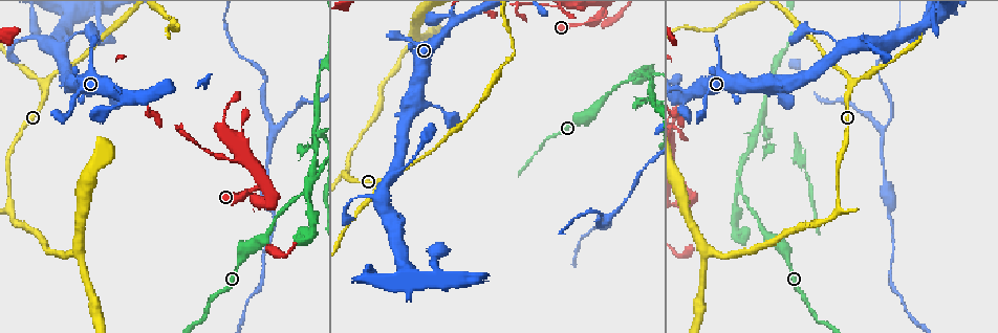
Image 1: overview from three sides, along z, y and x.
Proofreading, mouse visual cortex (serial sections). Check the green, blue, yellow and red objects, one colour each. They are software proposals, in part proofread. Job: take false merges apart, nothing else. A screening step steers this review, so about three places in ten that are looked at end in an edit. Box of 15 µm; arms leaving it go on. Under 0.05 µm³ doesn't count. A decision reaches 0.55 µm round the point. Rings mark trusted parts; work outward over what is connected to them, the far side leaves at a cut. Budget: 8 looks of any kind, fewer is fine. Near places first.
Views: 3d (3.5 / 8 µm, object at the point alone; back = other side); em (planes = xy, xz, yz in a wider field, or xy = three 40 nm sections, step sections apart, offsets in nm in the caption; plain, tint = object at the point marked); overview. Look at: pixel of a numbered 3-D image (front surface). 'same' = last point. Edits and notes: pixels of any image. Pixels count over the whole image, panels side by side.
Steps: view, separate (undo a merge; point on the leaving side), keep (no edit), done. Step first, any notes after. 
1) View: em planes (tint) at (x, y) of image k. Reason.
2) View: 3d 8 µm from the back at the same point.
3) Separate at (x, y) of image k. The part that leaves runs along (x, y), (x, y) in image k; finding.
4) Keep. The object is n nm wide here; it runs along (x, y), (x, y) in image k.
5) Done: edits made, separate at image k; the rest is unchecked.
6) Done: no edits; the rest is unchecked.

View: 3d 3.5 µm at (642, 76) of image 1. Abrupt turn.

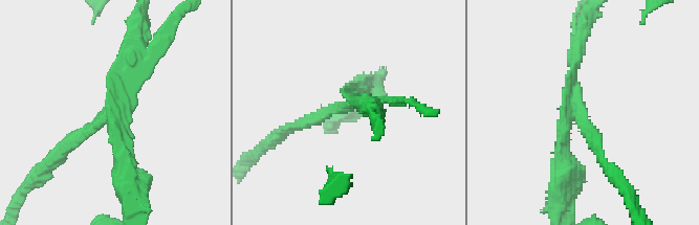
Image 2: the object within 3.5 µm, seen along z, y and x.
View: em xy step 1 (tint) at (118, 106) of image 2. 4 arms meet here; the arms are 150, 150, 200, 200 nm wide.

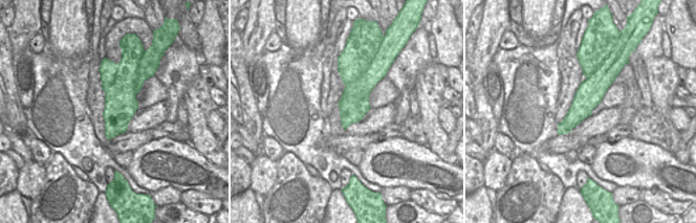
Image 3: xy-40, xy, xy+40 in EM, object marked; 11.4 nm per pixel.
Separate at (116, 149) of image 2. The object is 340 nm wide here; the part that leaves runs along (124, 80), (136, 22) in image 2; two cells meet here.

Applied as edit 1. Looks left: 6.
View: 3d 3.5 µm at (690, 191) of image 1. Sharp bend.

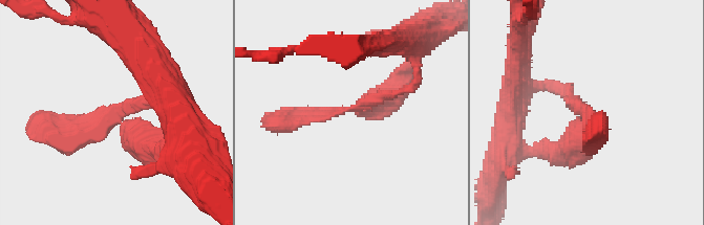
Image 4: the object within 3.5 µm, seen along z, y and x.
View: em planes (plain) at (349, 107) of image 4.

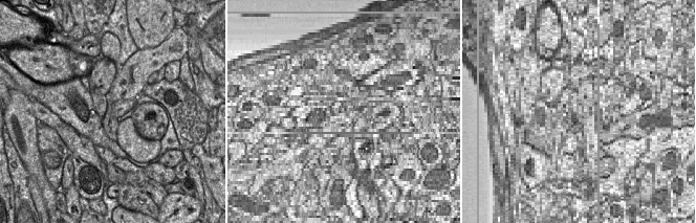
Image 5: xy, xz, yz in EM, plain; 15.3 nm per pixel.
View: em planes (tint) at the same point.

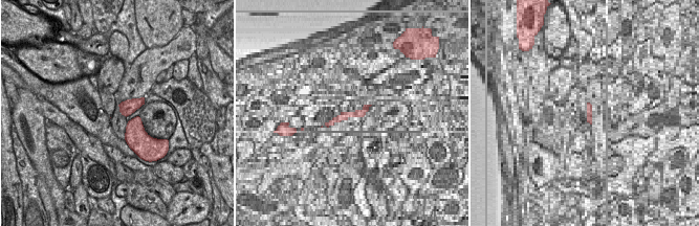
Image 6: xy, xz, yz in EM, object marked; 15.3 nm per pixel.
Keep. It runs along (55, 137), (177, 89) in image 4; one cell here.

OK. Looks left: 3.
View: 3d 8 µm at (46, 86) of image 1. Three-way junction.

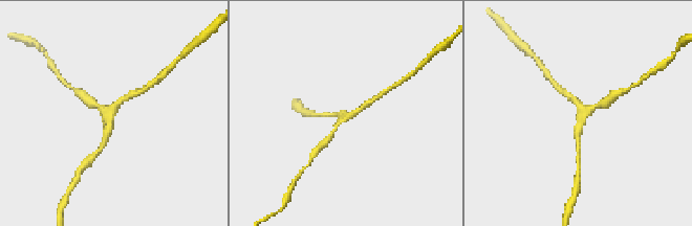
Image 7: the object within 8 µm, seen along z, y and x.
View: 3d 3.5 µm at (580, 121) of image 7. Closer look.

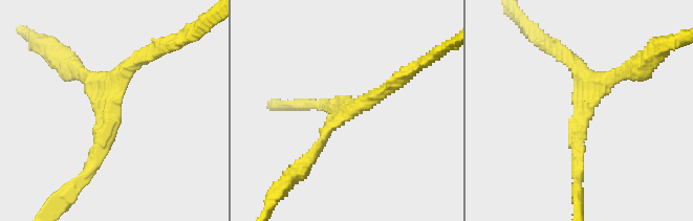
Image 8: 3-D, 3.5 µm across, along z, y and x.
Keep. It runs along (90, 169), (113, 82), (149, 56) in image 8; continuous, no second cell.

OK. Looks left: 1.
Done: edits made, separate at image 2; the rest is unchecked.

